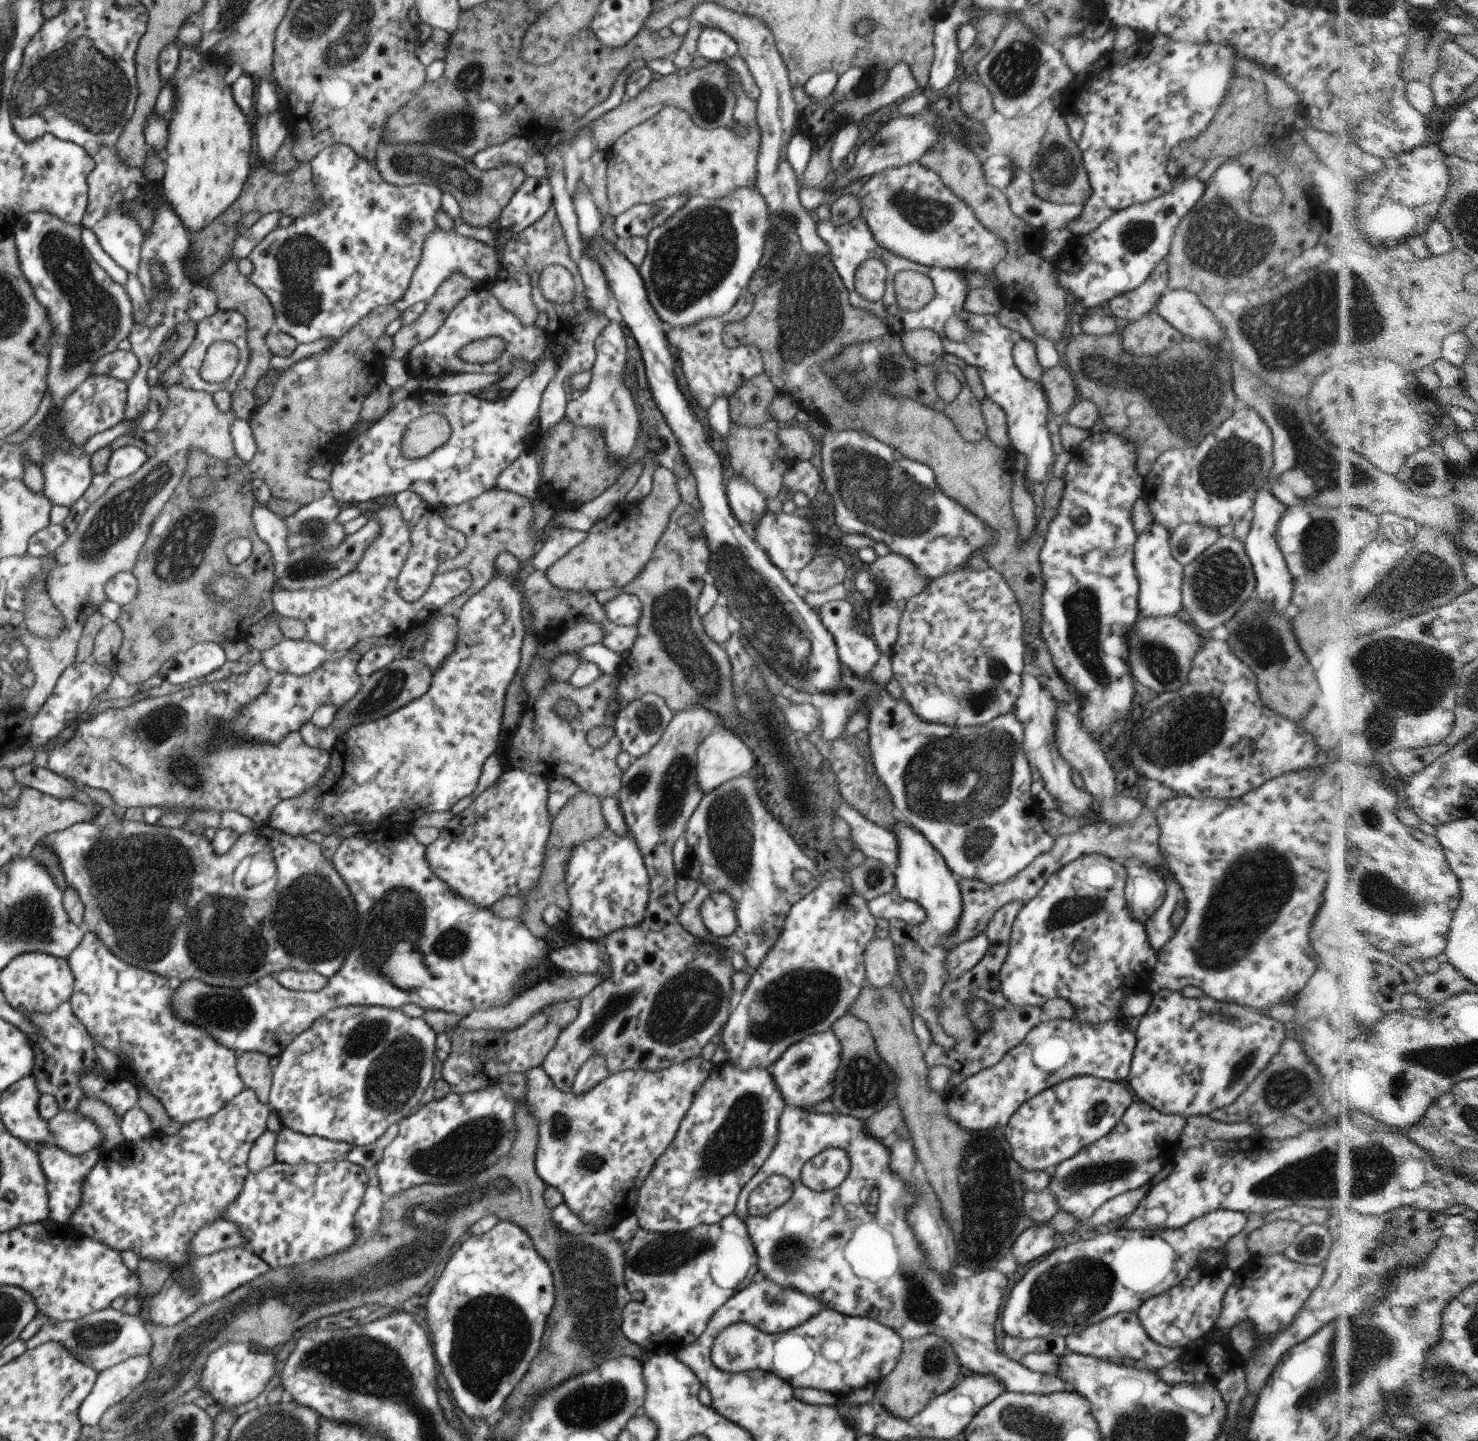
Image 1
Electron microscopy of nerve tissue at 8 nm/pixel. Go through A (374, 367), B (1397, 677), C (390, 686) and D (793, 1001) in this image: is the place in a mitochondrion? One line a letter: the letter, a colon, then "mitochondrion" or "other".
A: other
B: mitochondrion
C: mitochondrion
D: mitochondrion

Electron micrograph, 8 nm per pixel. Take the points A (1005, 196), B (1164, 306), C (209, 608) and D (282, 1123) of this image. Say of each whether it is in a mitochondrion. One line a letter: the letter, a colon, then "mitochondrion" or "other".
A: other
B: other
C: other
D: other

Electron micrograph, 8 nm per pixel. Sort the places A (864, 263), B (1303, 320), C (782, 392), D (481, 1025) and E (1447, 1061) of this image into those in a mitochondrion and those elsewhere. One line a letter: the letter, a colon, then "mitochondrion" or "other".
A: other
B: mitochondrion
C: other
D: other
E: mitochondrion

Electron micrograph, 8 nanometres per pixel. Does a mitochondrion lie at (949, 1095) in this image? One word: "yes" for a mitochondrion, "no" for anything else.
no

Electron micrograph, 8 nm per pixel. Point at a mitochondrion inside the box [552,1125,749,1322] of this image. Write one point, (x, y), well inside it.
(659, 1257)

